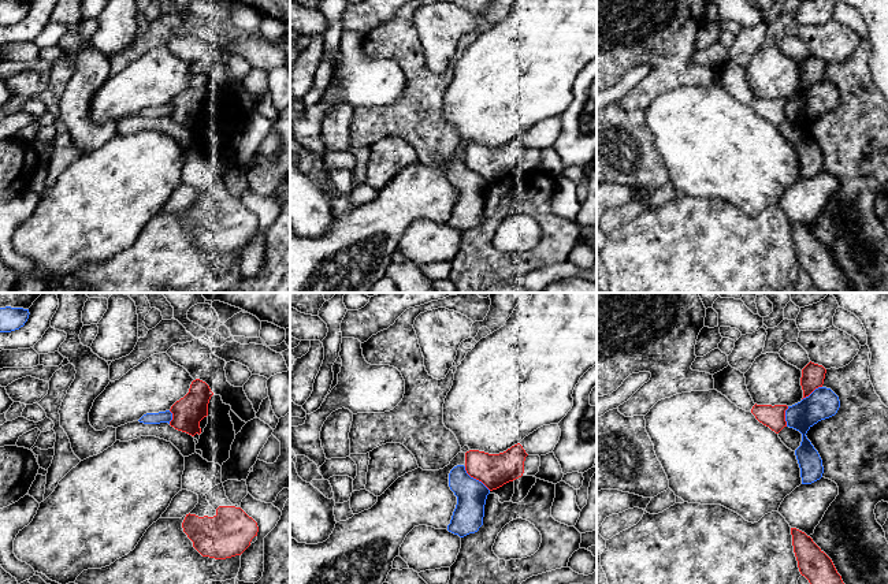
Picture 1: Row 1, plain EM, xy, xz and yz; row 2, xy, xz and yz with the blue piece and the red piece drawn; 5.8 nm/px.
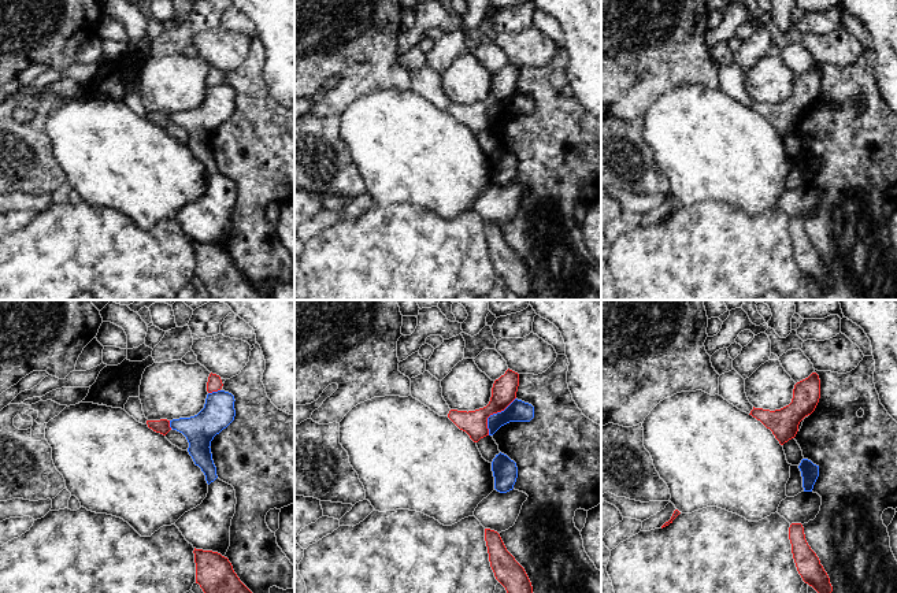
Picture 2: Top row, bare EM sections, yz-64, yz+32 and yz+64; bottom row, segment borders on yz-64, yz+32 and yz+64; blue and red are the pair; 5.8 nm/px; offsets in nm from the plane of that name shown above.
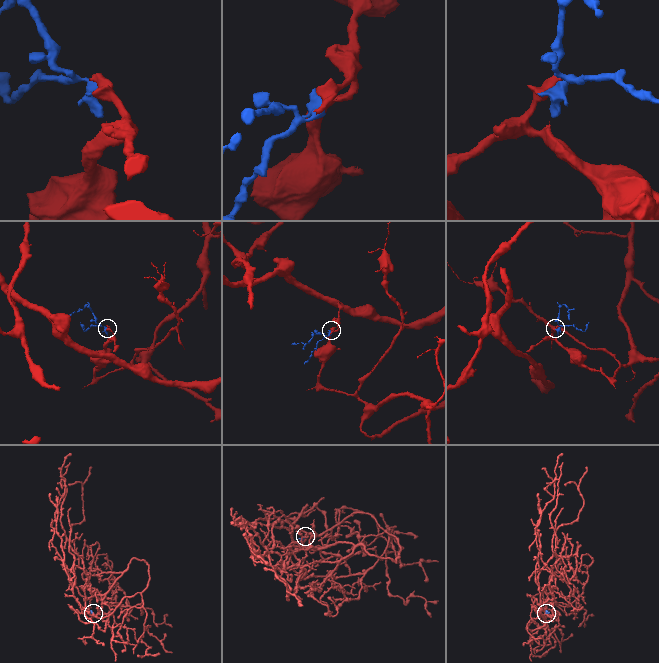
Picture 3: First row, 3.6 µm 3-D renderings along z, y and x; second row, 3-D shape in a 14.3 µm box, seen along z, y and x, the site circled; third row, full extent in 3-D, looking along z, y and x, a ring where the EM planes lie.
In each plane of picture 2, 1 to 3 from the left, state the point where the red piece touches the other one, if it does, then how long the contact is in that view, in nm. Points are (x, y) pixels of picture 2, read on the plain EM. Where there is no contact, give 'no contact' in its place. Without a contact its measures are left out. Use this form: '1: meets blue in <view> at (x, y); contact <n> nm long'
1: meets blue in yz-64 at (214, 85); contact 80 nm long
2: meets blue in yz+32 at (493, 107); contact 280 nm long
3: no contact

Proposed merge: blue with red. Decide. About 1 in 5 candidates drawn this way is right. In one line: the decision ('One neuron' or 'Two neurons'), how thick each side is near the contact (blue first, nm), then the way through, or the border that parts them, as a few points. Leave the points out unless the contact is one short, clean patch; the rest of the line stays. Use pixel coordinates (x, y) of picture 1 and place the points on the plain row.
Two neurons. Thickness 180 nm (blue) against 200 nm. Boundary: xz (464, 160), (471, 170), (480, 174), (490, 183)

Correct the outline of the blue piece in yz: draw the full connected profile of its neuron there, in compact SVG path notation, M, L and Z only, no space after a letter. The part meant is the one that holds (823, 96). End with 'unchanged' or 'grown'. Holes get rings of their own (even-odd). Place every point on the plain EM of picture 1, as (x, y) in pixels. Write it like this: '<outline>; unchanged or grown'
M818 81L809 90L785 104L787 120L802 127L800 140L795 144L802 178L811 178L820 174L824 167L822 153L806 127L818 115L835 109L839 101L839 90L831 82Z; unchanged

